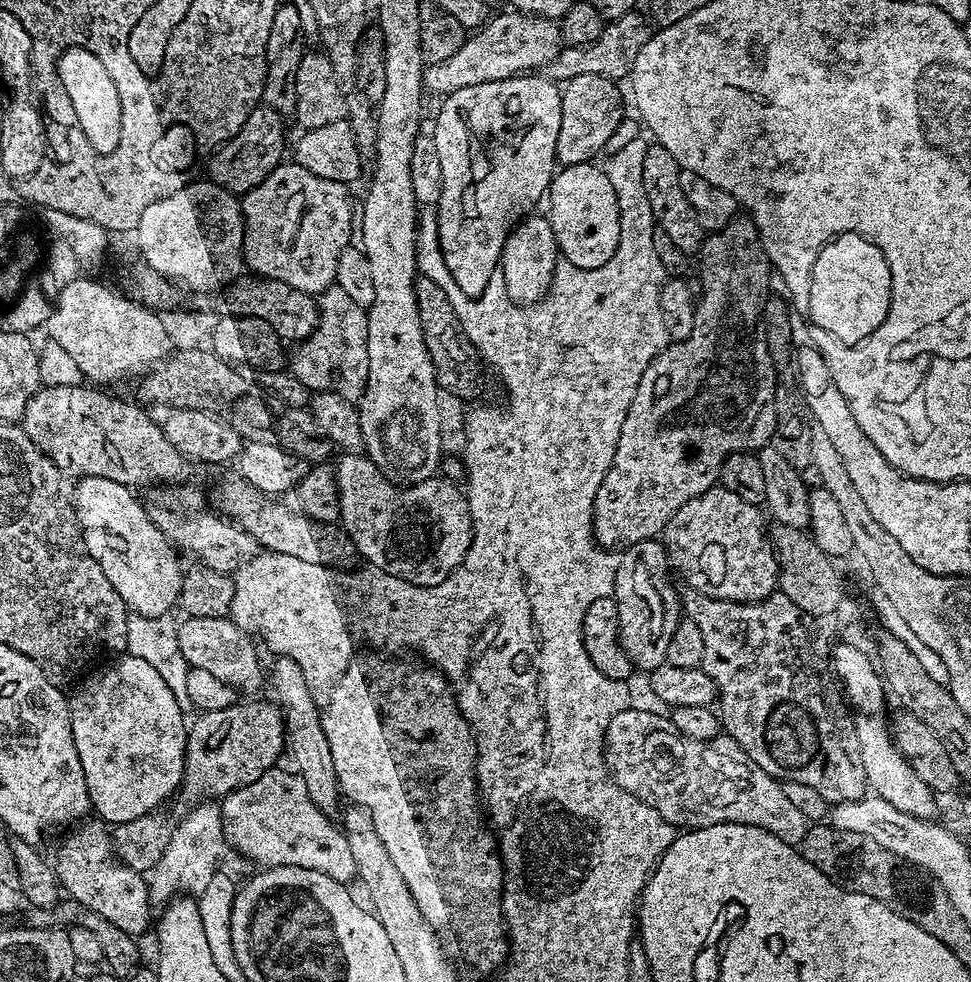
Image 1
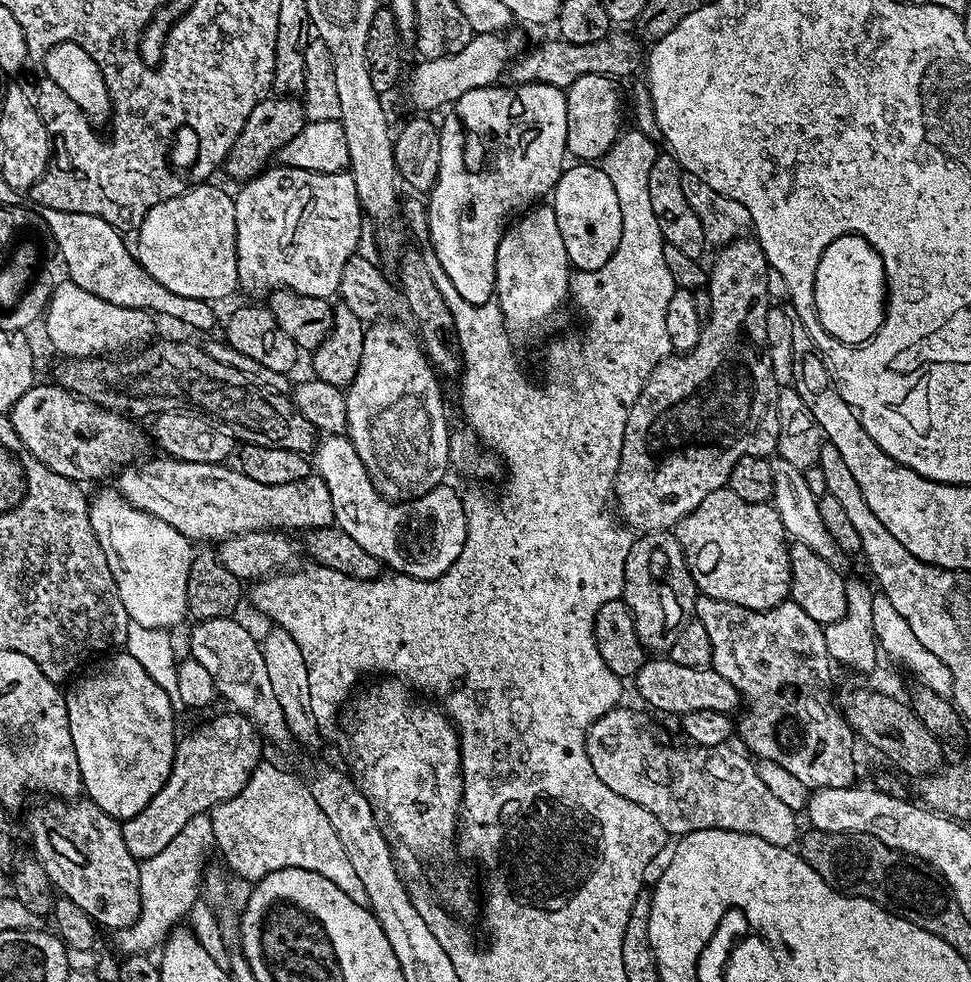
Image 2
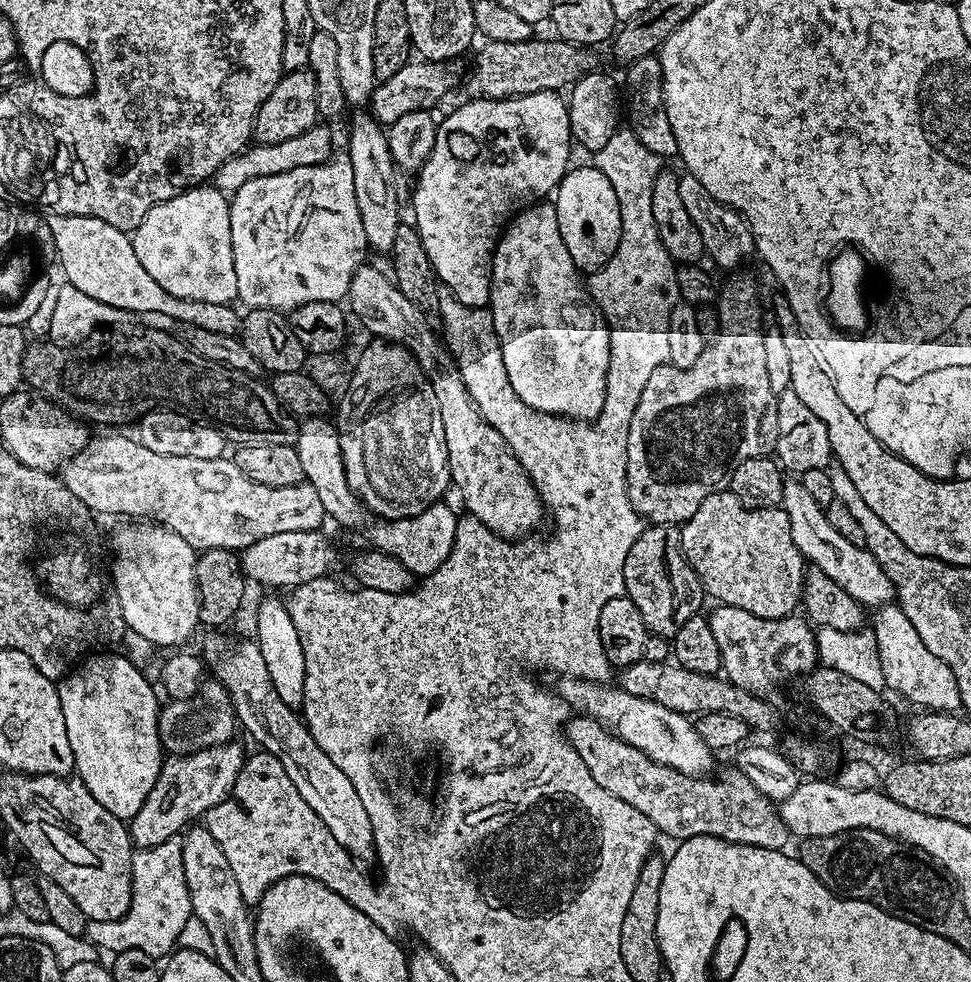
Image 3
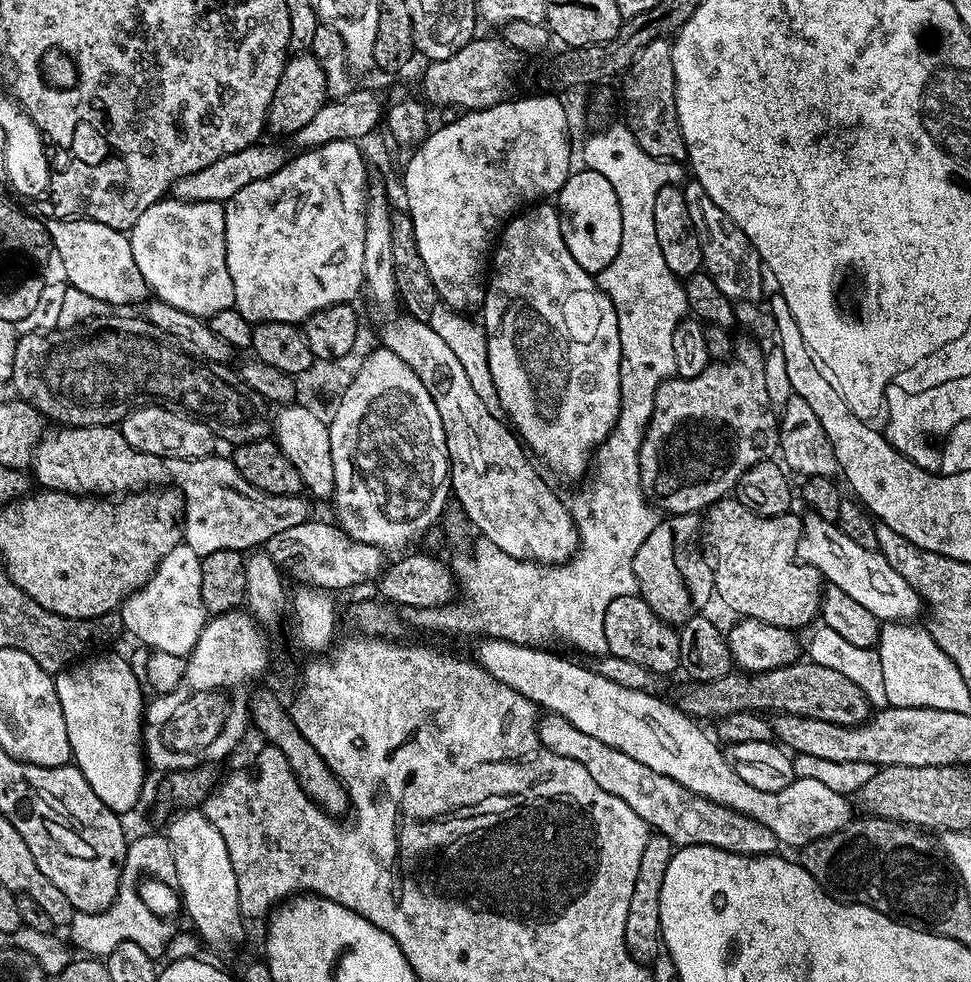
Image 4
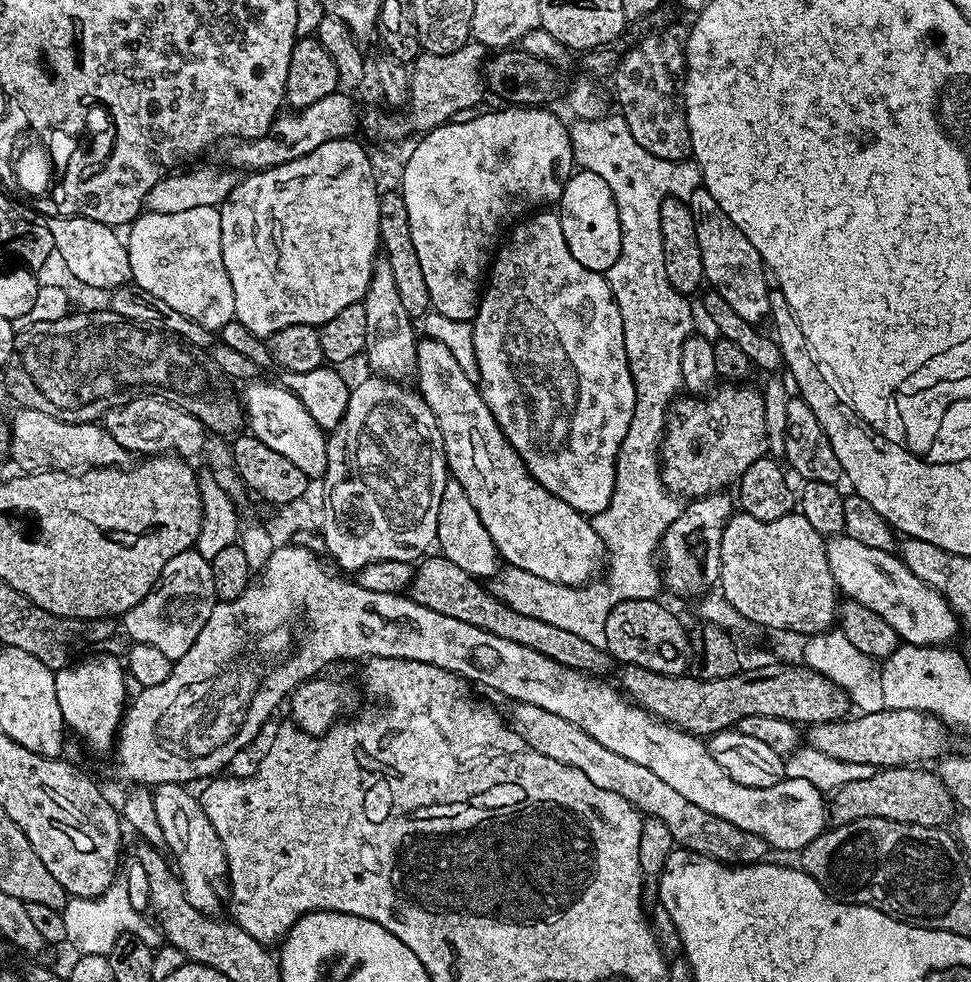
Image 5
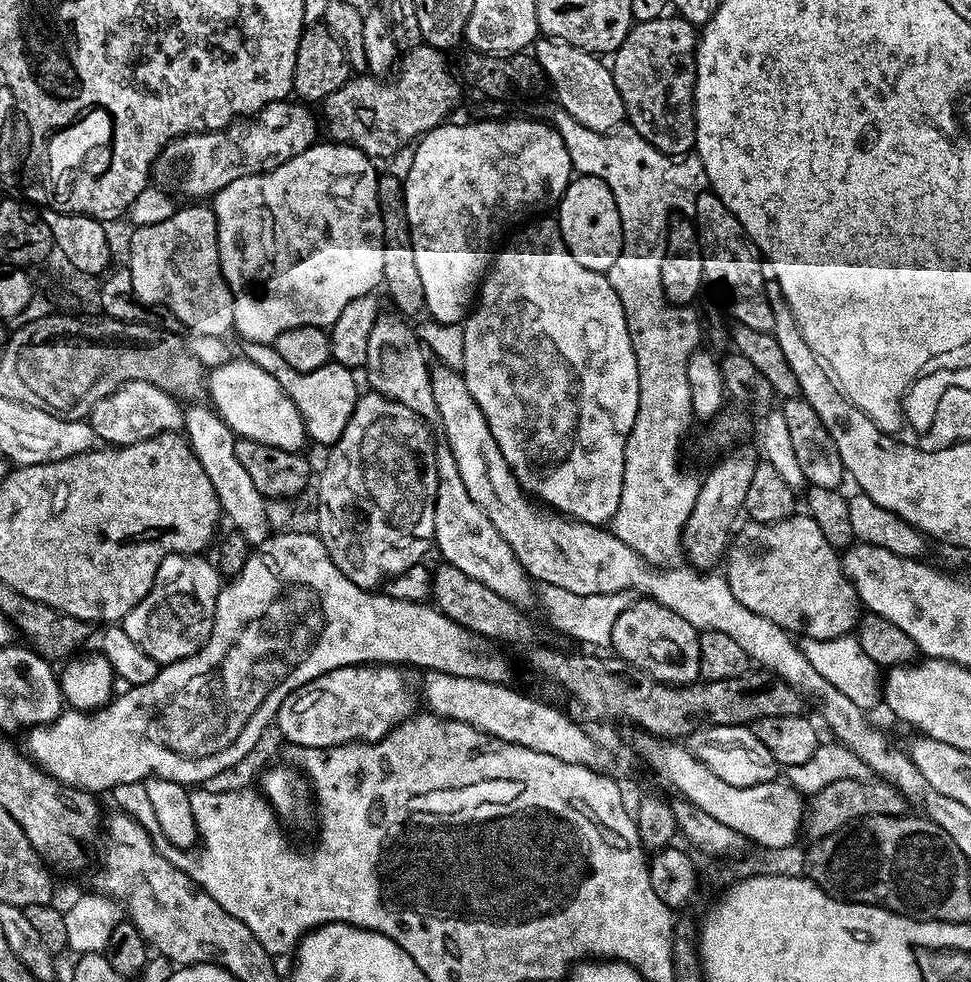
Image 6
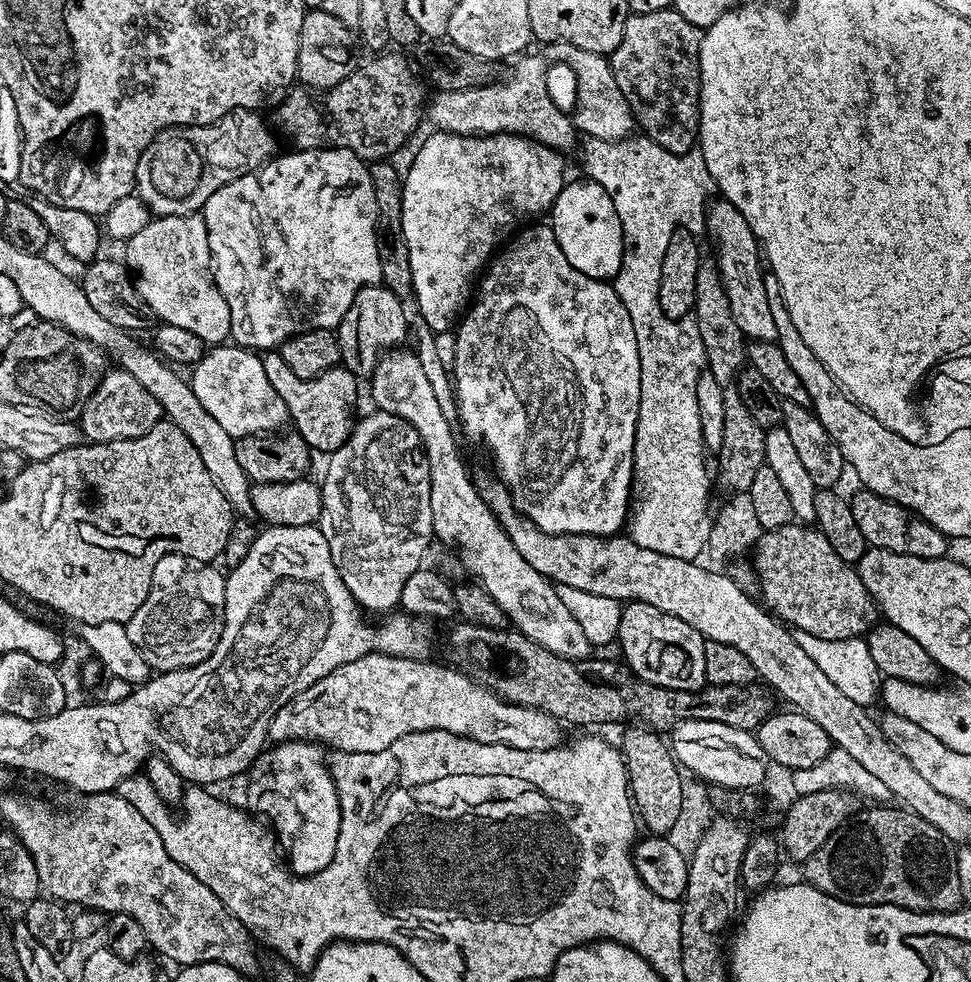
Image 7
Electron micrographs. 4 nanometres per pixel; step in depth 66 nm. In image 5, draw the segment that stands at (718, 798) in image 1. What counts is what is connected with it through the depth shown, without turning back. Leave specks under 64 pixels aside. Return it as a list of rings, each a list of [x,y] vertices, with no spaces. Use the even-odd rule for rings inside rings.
[[[516,704],[510,715],[511,727],[526,741],[538,754],[546,754],[546,758],[554,758],[554,762],[562,762],[582,770],[594,786],[602,786],[602,790],[610,790],[626,802],[636,807],[637,812],[644,816],[653,816],[670,829],[681,849],[697,852],[720,860],[723,864],[758,864],[769,855],[767,842],[758,834],[750,834],[746,830],[738,830],[734,822],[726,822],[726,818],[718,818],[714,814],[706,814],[702,806],[694,806],[687,798],[682,798],[678,790],[673,790],[658,774],[646,770],[646,766],[638,766],[638,762],[630,762],[630,758],[622,758],[622,754],[614,754],[614,750],[606,750],[602,742],[590,738],[578,726],[566,722],[558,714],[550,714],[550,710],[542,710],[542,706]]]

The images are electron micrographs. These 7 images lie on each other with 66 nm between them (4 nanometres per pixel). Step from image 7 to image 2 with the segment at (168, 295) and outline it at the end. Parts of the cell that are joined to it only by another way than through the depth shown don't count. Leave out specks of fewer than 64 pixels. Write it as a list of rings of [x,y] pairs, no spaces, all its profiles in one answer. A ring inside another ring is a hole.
[[[200,182],[189,192],[173,194],[169,200],[163,200],[146,214],[141,222],[136,244],[134,240],[134,255],[140,265],[151,274],[158,283],[166,286],[174,294],[182,294],[186,298],[198,298],[209,302],[224,300],[232,291],[237,291],[238,262],[236,261],[236,219],[234,210],[236,201],[233,193],[223,192],[215,188],[215,183]]]

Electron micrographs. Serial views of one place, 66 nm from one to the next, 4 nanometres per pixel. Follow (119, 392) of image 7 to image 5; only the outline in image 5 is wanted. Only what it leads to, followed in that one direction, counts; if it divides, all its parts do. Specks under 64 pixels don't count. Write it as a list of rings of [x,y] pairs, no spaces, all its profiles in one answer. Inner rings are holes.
[[[133,396],[130,402],[126,402],[120,408],[112,408],[102,418],[102,427],[109,432],[118,442],[118,446],[125,448],[129,454],[175,454],[185,458],[193,458],[204,448],[204,436],[206,429],[202,421],[191,416],[185,408],[179,408],[168,400],[162,400],[158,396]]]

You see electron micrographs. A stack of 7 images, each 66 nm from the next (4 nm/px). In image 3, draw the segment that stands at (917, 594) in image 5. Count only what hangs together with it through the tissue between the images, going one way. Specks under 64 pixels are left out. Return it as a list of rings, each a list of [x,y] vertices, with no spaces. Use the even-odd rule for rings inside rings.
[[[799,478],[785,479],[782,507],[786,510],[786,518],[790,518],[790,534],[794,534],[794,546],[798,546],[811,567],[822,570],[826,578],[834,578],[834,582],[838,582],[838,586],[842,586],[850,598],[869,609],[875,610],[896,600],[896,588],[874,554],[870,554],[865,547],[859,548],[846,542],[846,538],[842,538],[842,534],[830,526],[827,511],[818,502],[814,502],[814,498],[810,498],[806,486],[802,486]]]

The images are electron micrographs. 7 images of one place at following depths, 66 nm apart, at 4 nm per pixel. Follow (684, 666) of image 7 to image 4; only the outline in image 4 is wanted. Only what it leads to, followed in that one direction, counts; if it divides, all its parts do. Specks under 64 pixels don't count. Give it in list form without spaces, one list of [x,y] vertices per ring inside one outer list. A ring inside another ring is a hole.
[[[639,594],[619,596],[606,606],[604,619],[606,646],[611,655],[626,658],[626,662],[638,662],[638,666],[653,674],[672,672],[680,668],[680,633],[671,624],[667,624]]]

